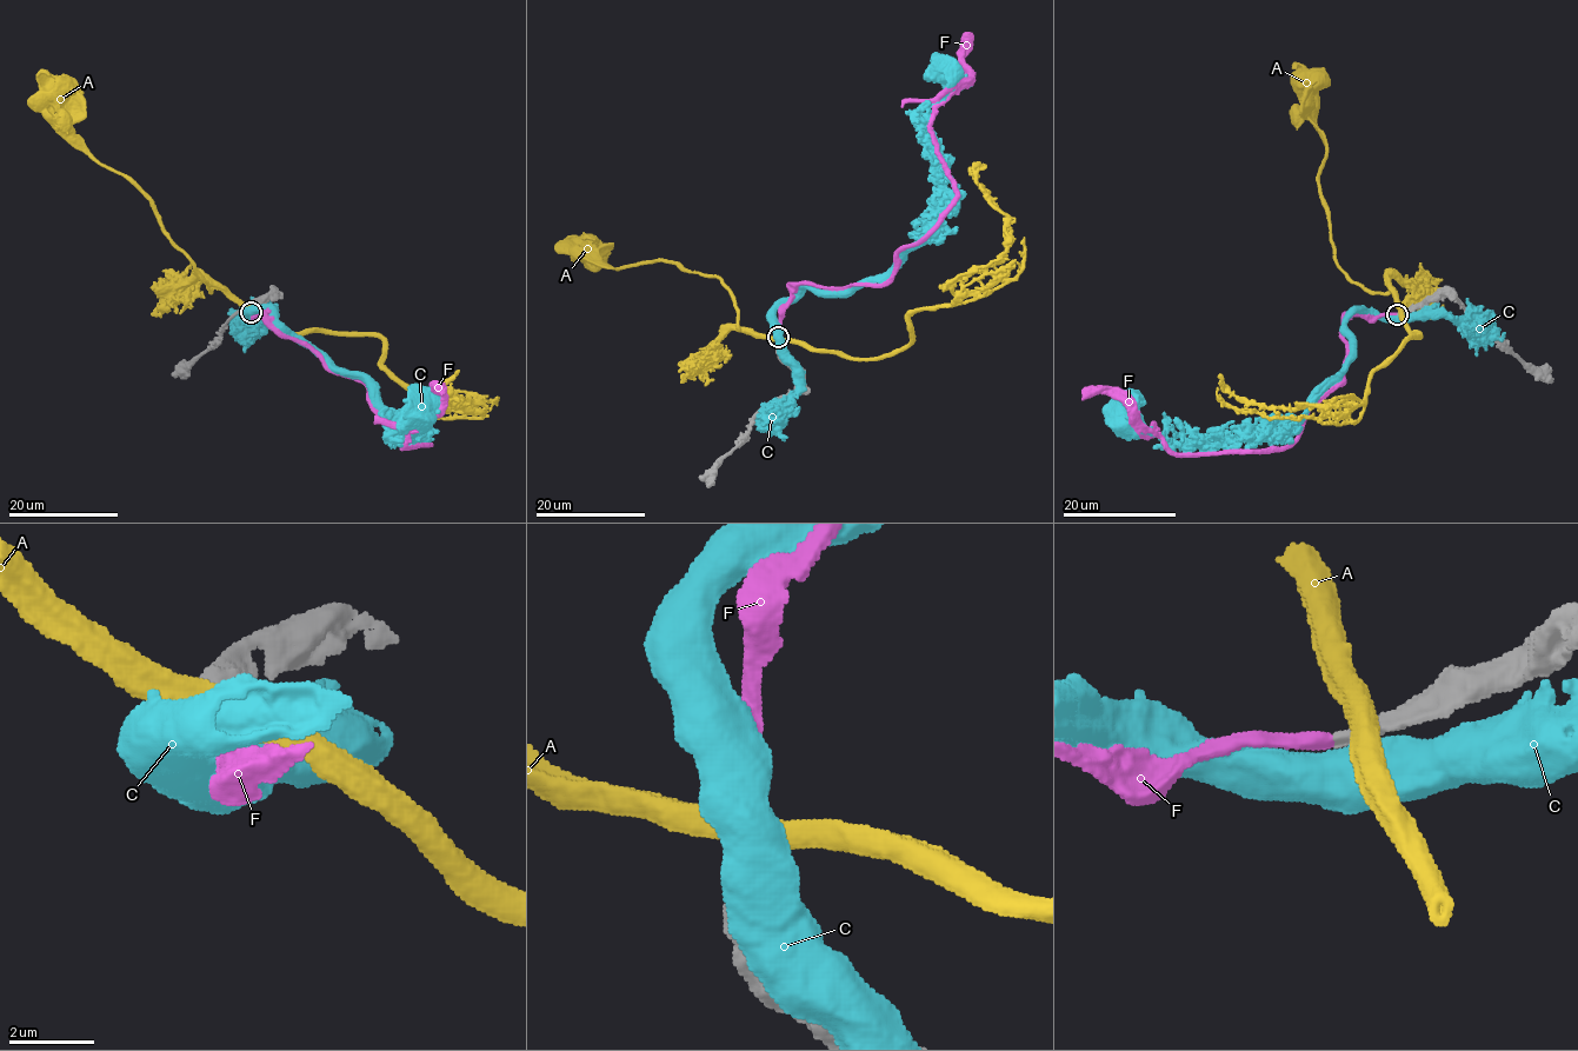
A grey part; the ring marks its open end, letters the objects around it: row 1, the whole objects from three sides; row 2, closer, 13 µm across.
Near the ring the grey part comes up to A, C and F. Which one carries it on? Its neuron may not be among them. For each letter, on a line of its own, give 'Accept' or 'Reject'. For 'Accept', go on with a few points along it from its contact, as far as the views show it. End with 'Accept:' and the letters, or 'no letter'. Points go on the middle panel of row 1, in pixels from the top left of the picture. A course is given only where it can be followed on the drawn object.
A: Reject
C: Reject
F: Accept. Its course: (779, 337), (780, 308), (799, 284), (883, 284), (894, 255), (957, 195), (931, 121), (969, 78), (971, 33)
Accept: F

